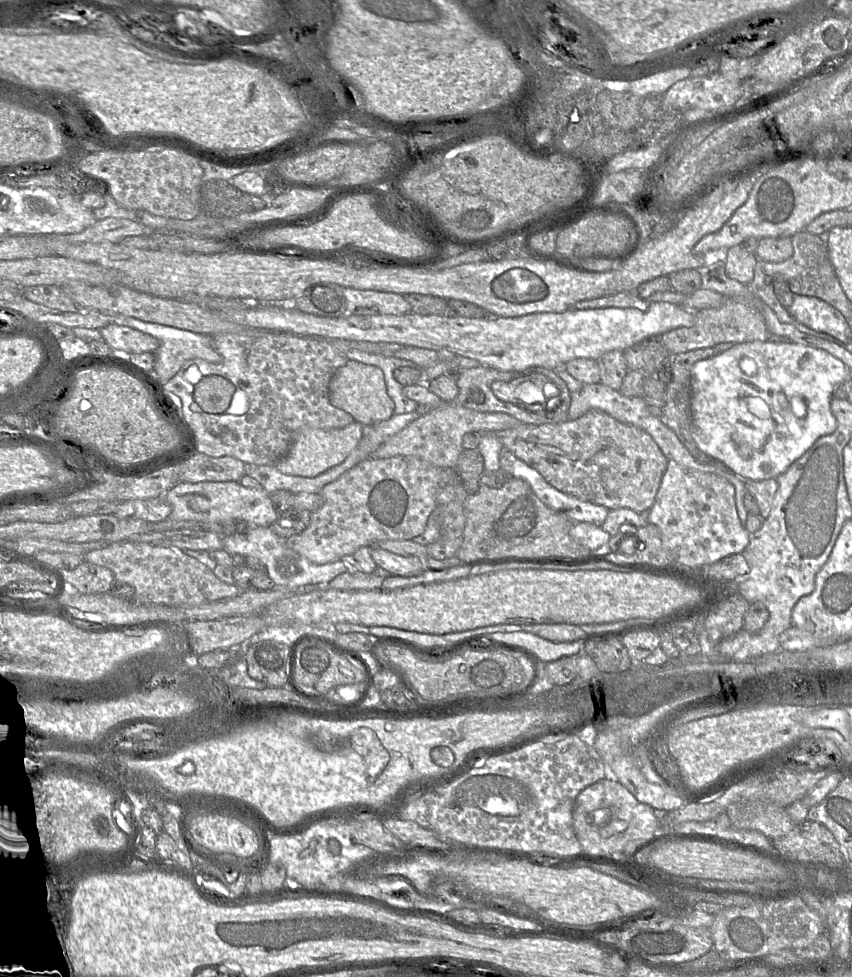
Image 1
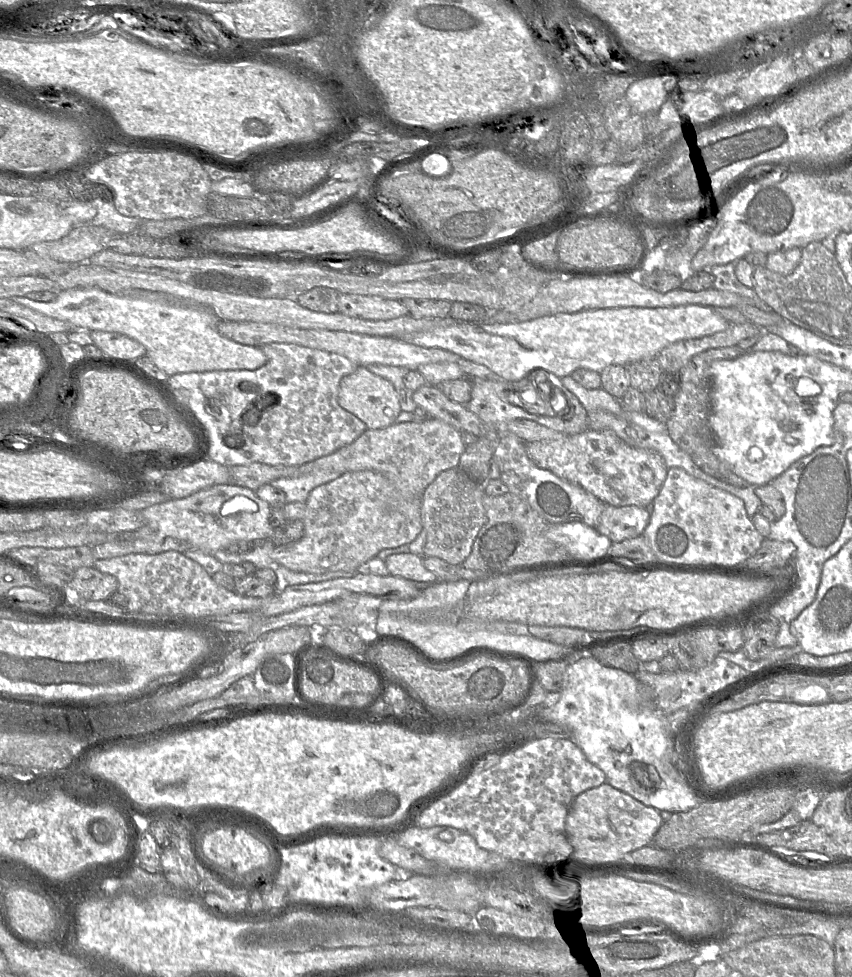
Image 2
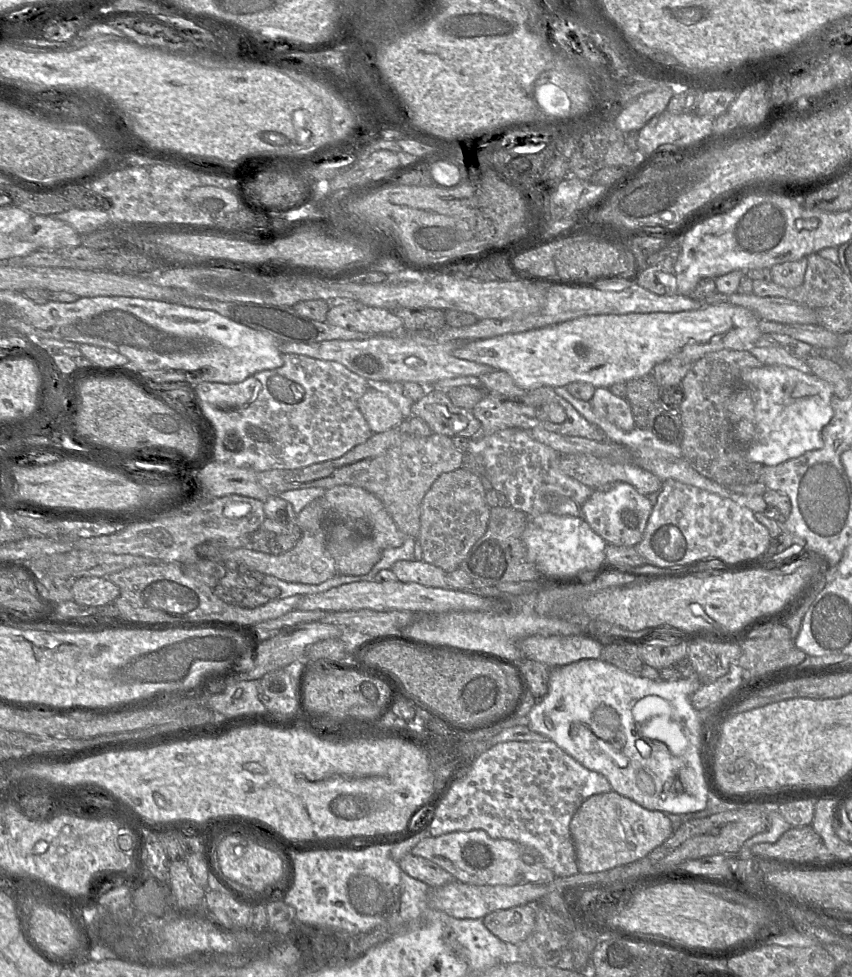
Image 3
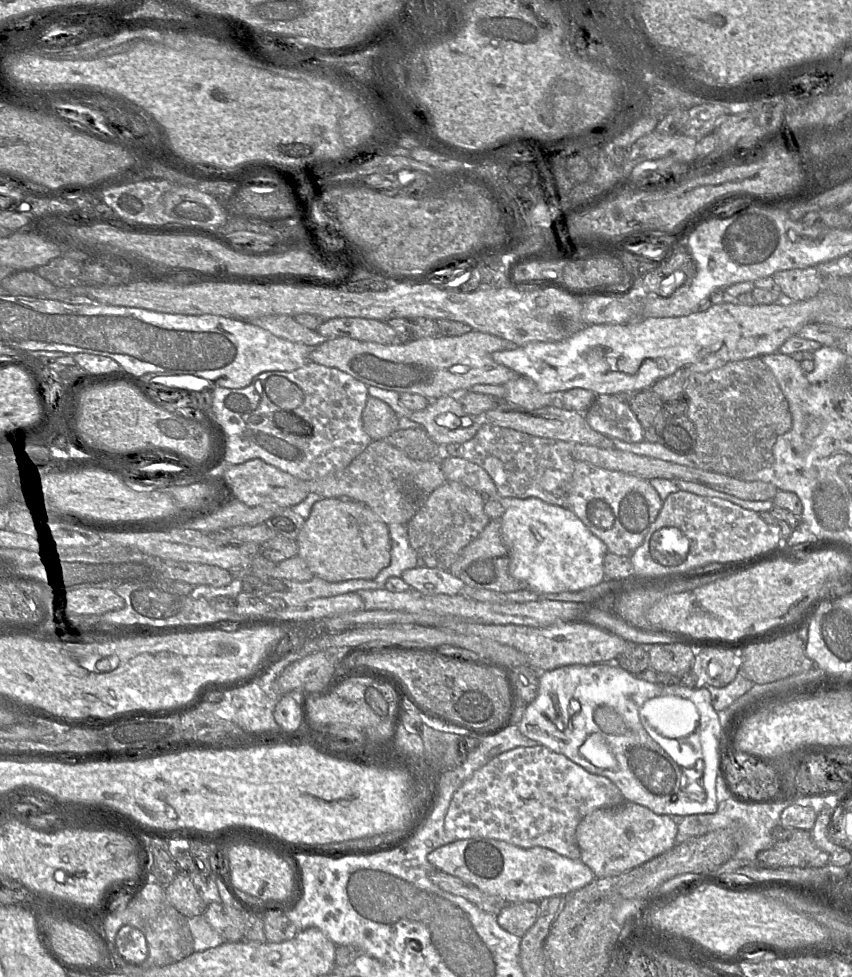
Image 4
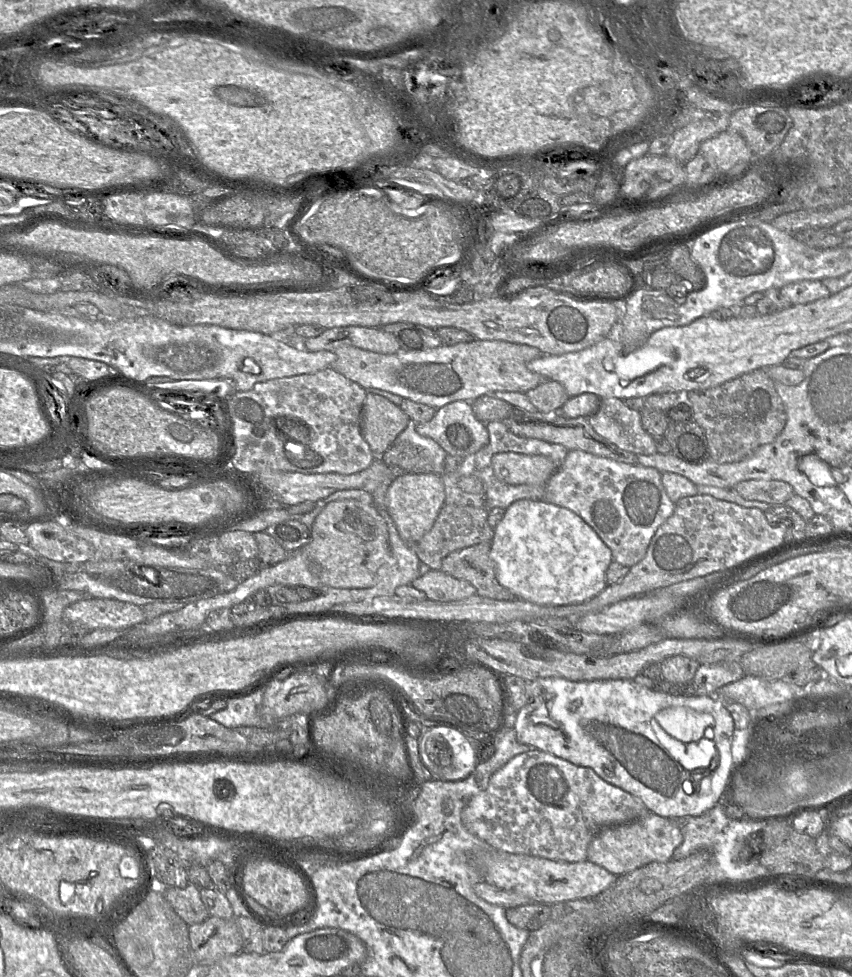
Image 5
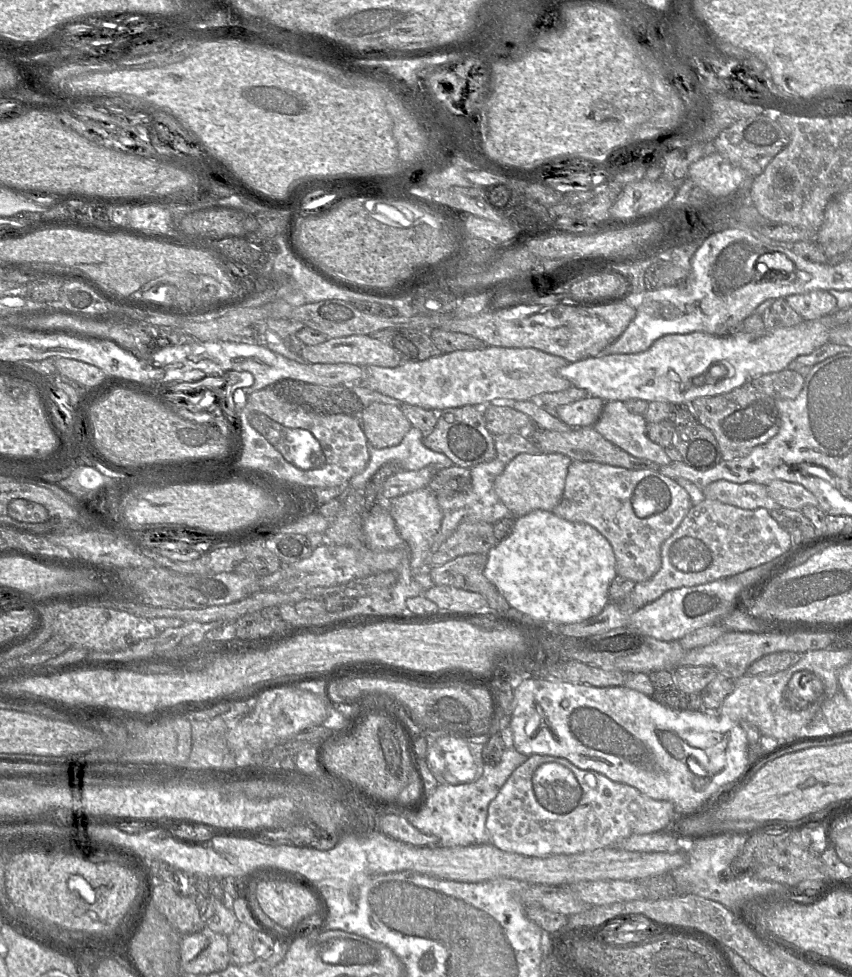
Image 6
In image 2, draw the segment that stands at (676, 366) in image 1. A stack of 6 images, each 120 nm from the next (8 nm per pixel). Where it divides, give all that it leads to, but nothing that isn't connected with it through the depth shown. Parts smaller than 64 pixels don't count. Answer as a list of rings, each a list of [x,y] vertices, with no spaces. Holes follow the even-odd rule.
[[[733,345],[709,349],[695,355],[680,371],[681,387],[674,397],[674,412],[666,423],[670,437],[700,469],[714,478],[739,488],[745,488],[750,484],[738,476],[728,464],[721,461],[713,452],[716,440],[709,423],[712,393],[711,365],[719,360],[736,359],[745,352],[737,345]]]

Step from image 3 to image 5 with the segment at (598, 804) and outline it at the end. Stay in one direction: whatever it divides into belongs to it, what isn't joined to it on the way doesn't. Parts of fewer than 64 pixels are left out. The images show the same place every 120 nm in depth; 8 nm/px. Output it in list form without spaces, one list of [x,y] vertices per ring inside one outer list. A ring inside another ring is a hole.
[[[648,812],[634,821],[601,829],[588,846],[586,860],[615,876],[622,876],[651,862],[671,860],[675,849],[682,841],[680,823],[675,819]]]

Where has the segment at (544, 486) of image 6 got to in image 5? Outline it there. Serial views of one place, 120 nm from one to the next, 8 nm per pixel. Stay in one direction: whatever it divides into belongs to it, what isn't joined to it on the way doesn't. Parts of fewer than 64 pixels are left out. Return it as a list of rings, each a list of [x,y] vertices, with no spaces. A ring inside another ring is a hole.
[[[502,452],[493,456],[492,467],[496,477],[507,484],[546,484],[556,472],[551,459],[542,455]]]

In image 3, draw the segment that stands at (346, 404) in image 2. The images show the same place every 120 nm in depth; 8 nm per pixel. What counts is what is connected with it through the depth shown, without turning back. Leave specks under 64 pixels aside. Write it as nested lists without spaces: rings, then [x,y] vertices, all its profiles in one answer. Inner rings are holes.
[[[368,387],[358,400],[358,408],[373,433],[397,428],[404,420],[396,404],[385,394],[371,387]]]

